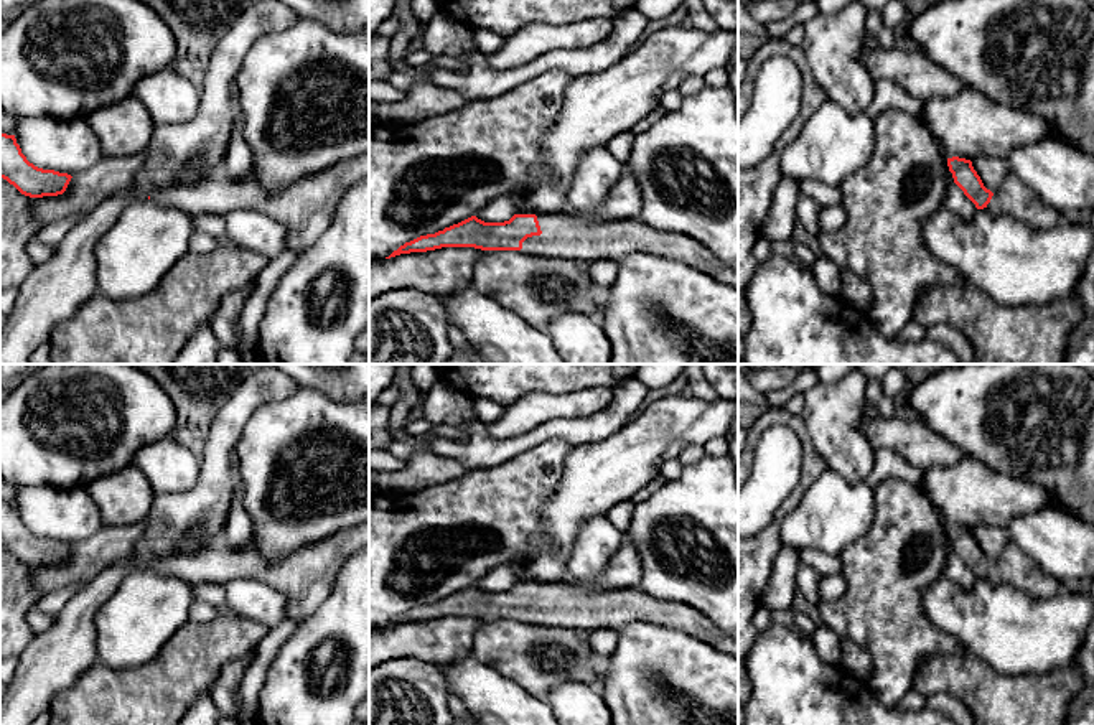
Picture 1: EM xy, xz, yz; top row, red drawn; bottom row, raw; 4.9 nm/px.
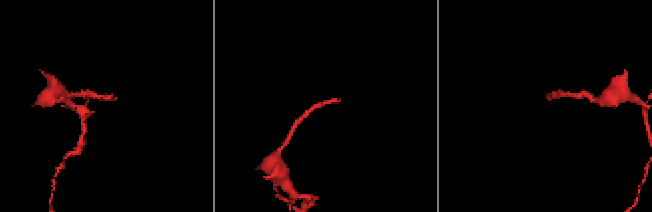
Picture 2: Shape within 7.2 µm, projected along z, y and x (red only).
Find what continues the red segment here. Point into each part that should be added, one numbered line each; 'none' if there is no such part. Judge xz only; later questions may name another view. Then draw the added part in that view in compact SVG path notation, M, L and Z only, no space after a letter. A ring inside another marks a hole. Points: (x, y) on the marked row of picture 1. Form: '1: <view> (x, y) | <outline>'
1: xz (569, 236) | M575 213L537 216L542 234L522 242L522 254L621 262L646 252L699 269L720 283L738 288L738 272L722 262L708 247L672 231L661 231L639 219L590 222Z

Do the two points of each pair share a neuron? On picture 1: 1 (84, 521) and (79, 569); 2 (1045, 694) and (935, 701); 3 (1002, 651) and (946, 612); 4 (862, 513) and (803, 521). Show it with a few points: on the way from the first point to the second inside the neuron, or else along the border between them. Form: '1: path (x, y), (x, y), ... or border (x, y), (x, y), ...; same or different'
1: border (104, 526), (71, 544); different
2: border (926, 696), (949, 692), (967, 707); different
3: path (989, 638), (971, 620), (959, 617); same
4: path (847, 513), (834, 513), (827, 519), (818, 521); same

